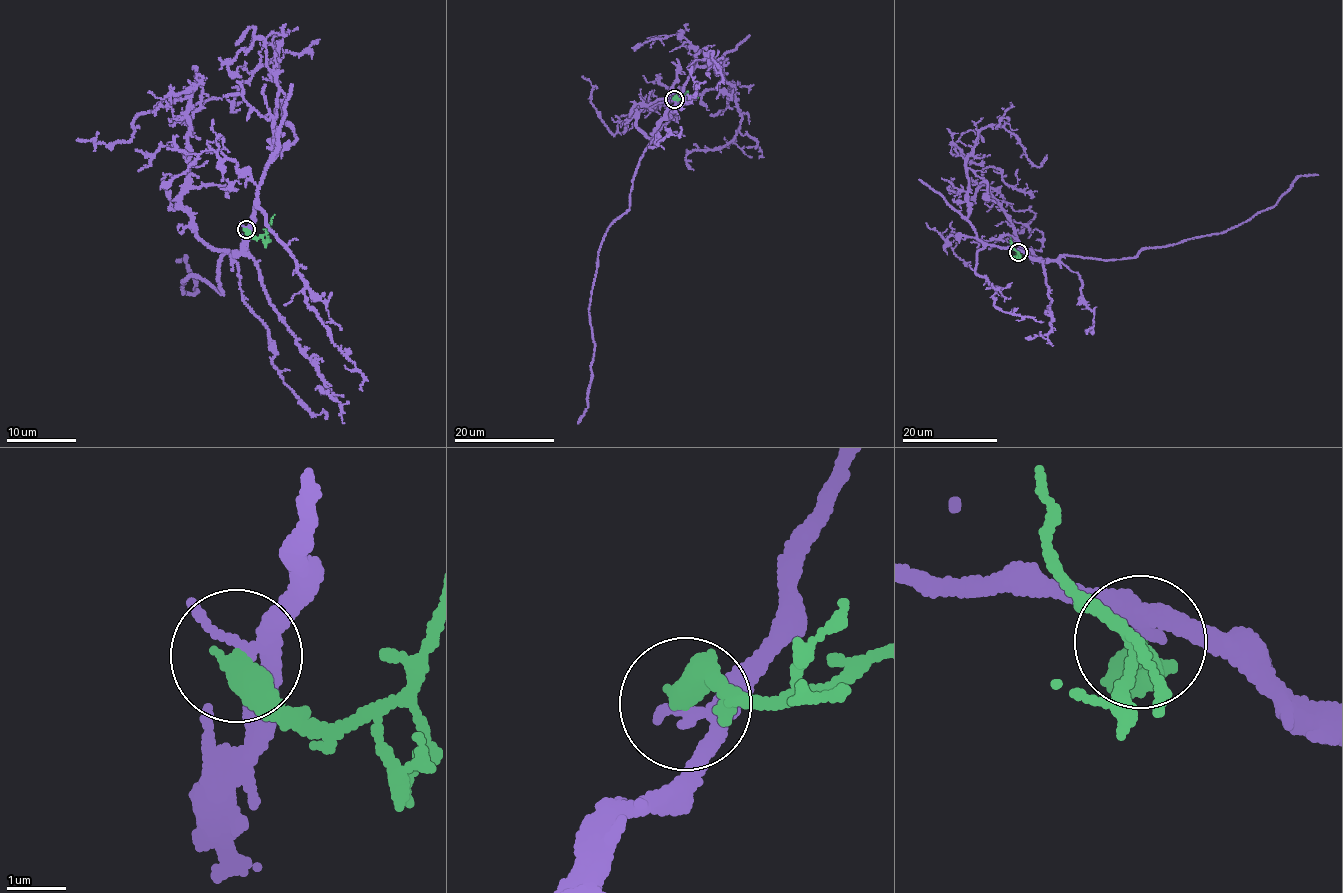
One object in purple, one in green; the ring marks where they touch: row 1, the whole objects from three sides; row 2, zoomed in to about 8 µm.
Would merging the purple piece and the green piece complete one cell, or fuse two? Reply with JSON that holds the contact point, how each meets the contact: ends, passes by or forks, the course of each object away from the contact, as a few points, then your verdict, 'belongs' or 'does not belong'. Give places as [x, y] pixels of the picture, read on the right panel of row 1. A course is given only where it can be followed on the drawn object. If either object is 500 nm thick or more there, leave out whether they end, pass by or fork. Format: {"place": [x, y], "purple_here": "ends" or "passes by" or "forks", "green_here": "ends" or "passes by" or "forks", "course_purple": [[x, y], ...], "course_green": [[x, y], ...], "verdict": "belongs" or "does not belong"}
{"place": [1018, 252], "purple_here": "forks", "green_here": "ends", "course_purple": [[1019, 252], [1050, 261], [1064, 255], [1133, 257], [1153, 247], [1227, 231], [1274, 205], [1299, 176], [1318, 175]], "course_green": [[1018, 252], [1011, 245], [1010, 237]], "verdict": "does not belong"}

